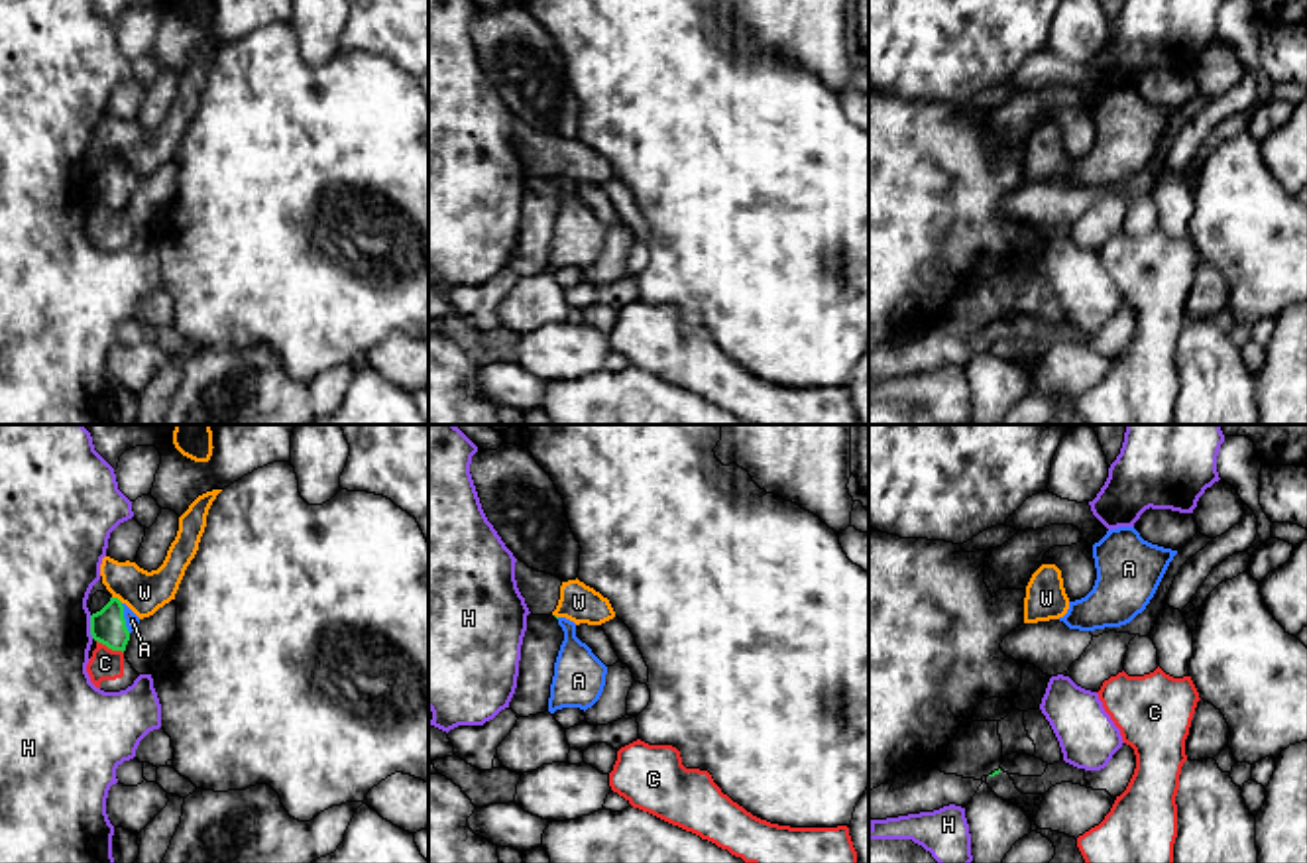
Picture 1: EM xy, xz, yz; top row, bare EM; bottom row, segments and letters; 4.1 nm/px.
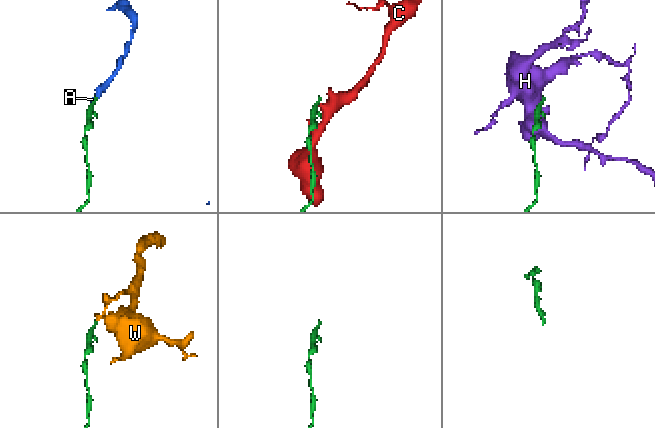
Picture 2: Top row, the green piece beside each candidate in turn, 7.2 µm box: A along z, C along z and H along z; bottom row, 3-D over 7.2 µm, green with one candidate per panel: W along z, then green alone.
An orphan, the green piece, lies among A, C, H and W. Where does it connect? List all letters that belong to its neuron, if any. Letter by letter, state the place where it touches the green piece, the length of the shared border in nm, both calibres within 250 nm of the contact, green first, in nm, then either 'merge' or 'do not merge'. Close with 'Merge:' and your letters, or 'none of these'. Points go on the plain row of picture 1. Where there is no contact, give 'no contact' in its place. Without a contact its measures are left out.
A: xy (122, 177) | 130 nm | 140/60 nm | merge
C: xy (111, 207) | 130 nm | 140/130 nm | do not merge
H: xy (91, 187) | 100 nm | 140/360 nm | do not merge
W: xy (116, 158) | 50 nm | 140/180 nm | do not merge
Merge: A

